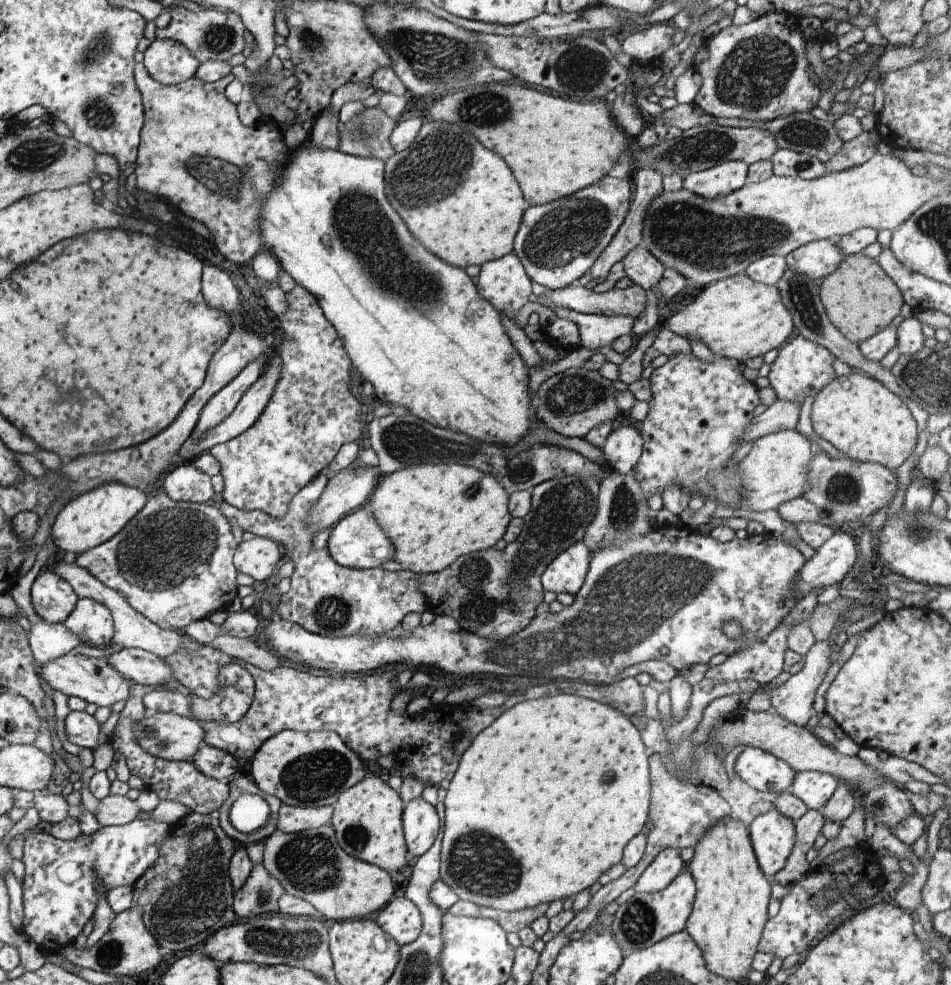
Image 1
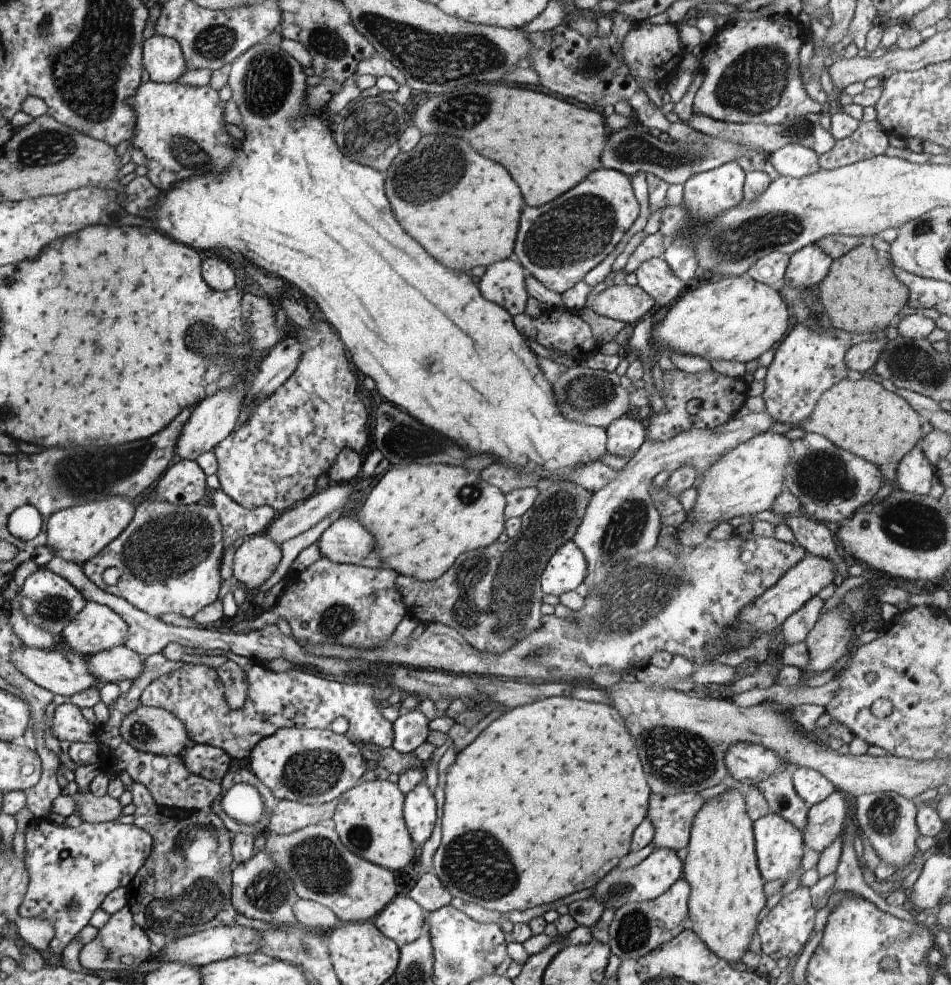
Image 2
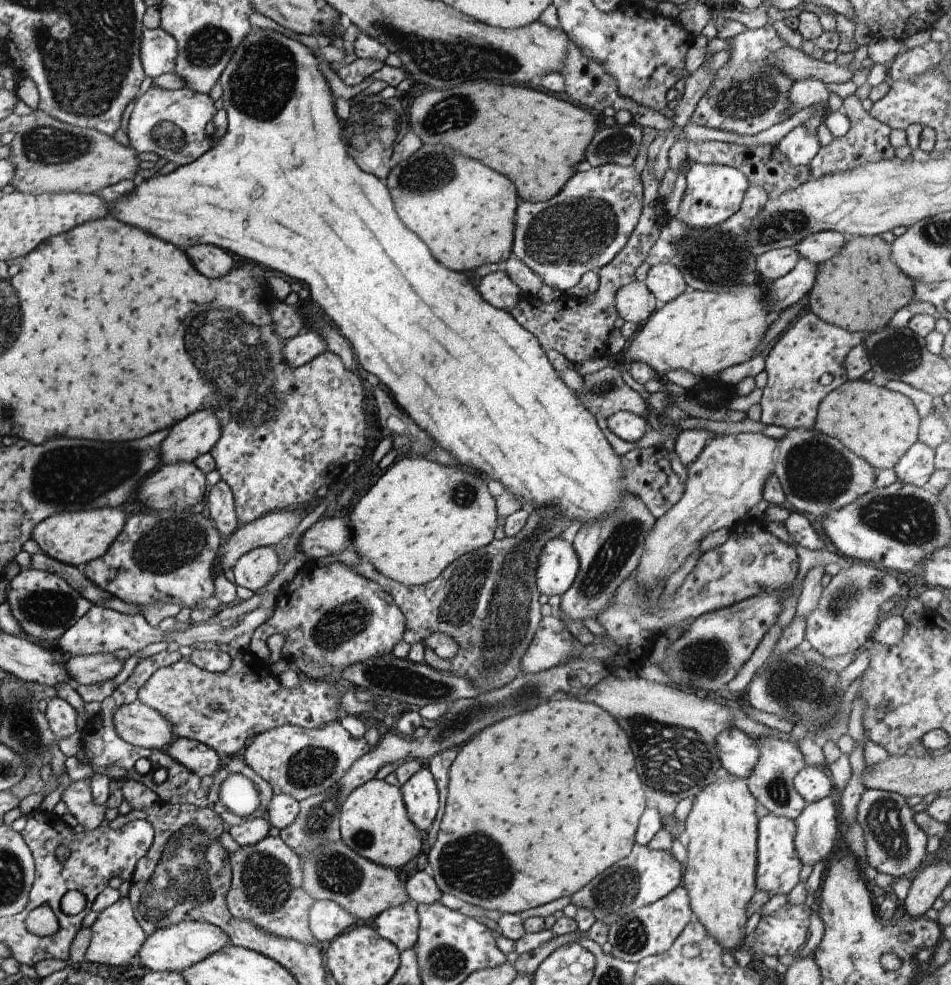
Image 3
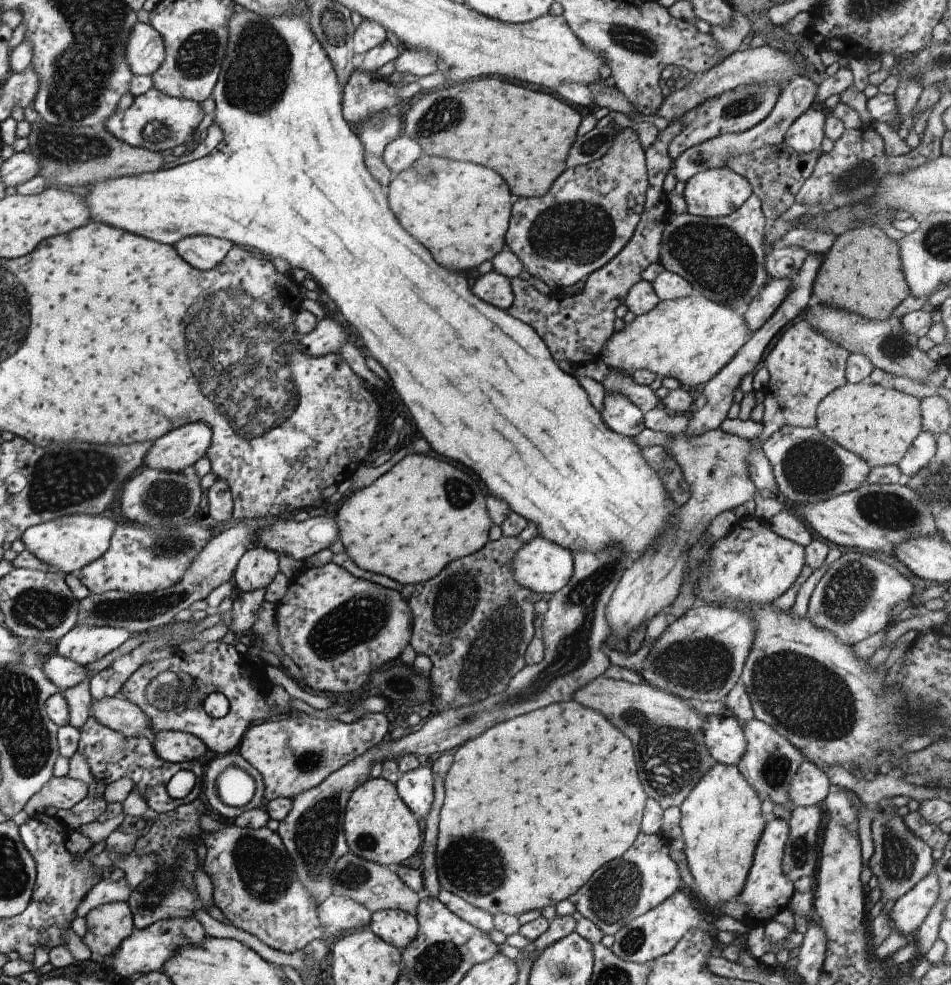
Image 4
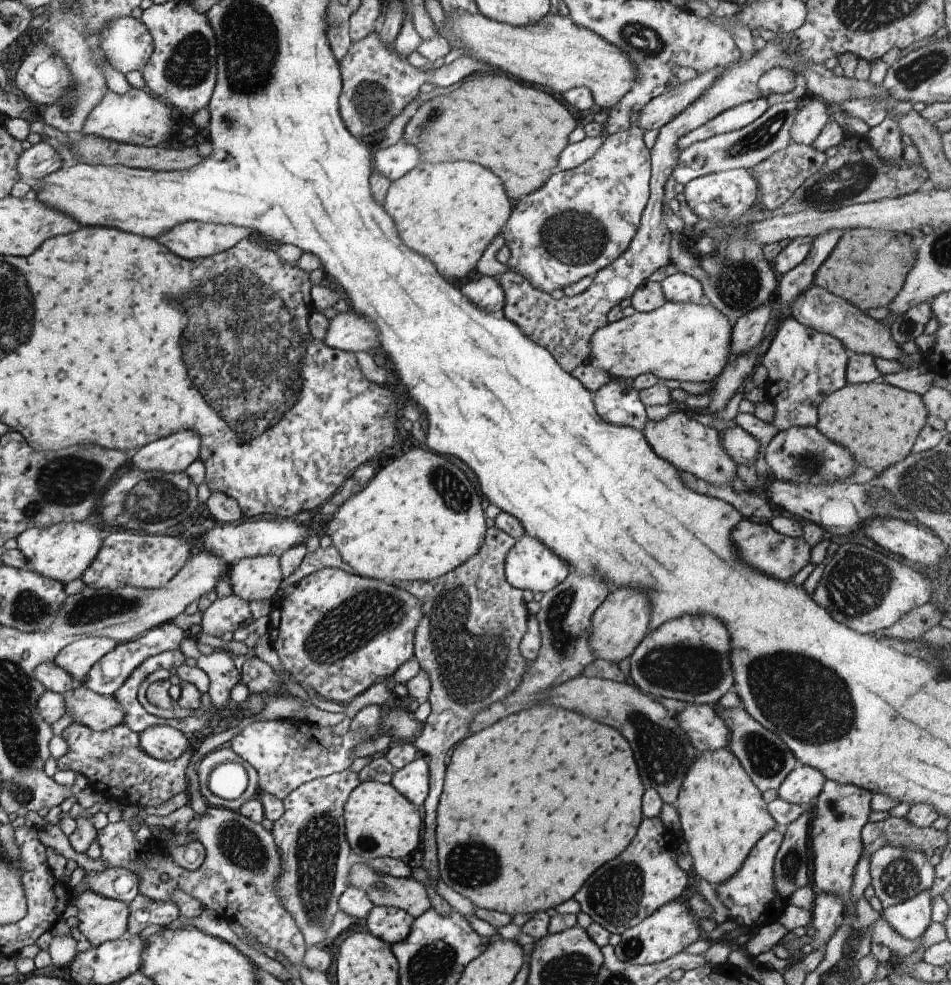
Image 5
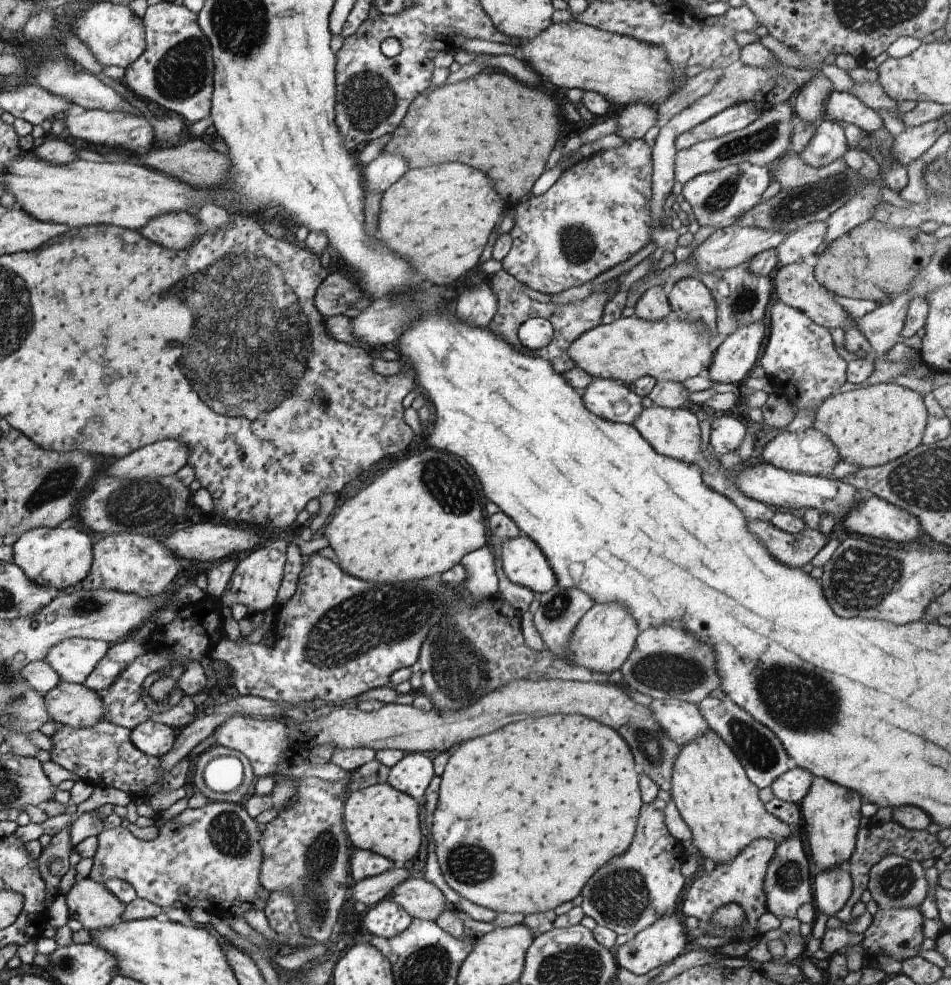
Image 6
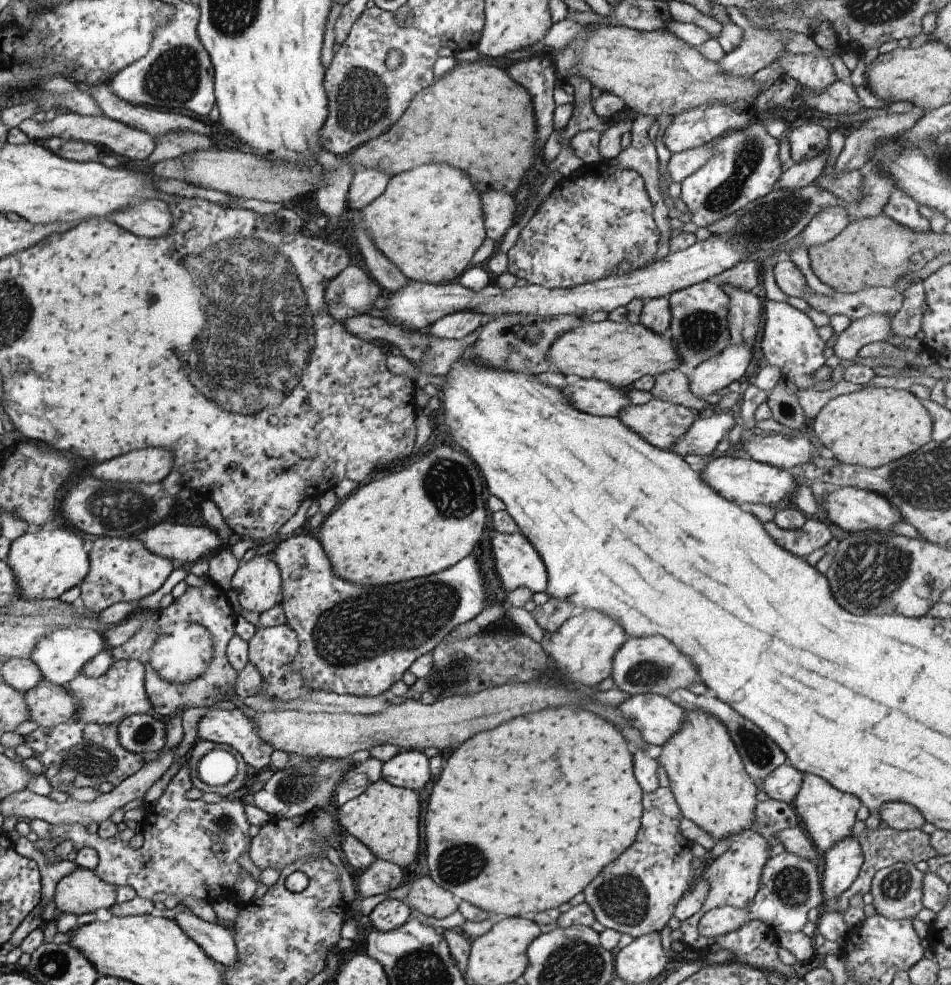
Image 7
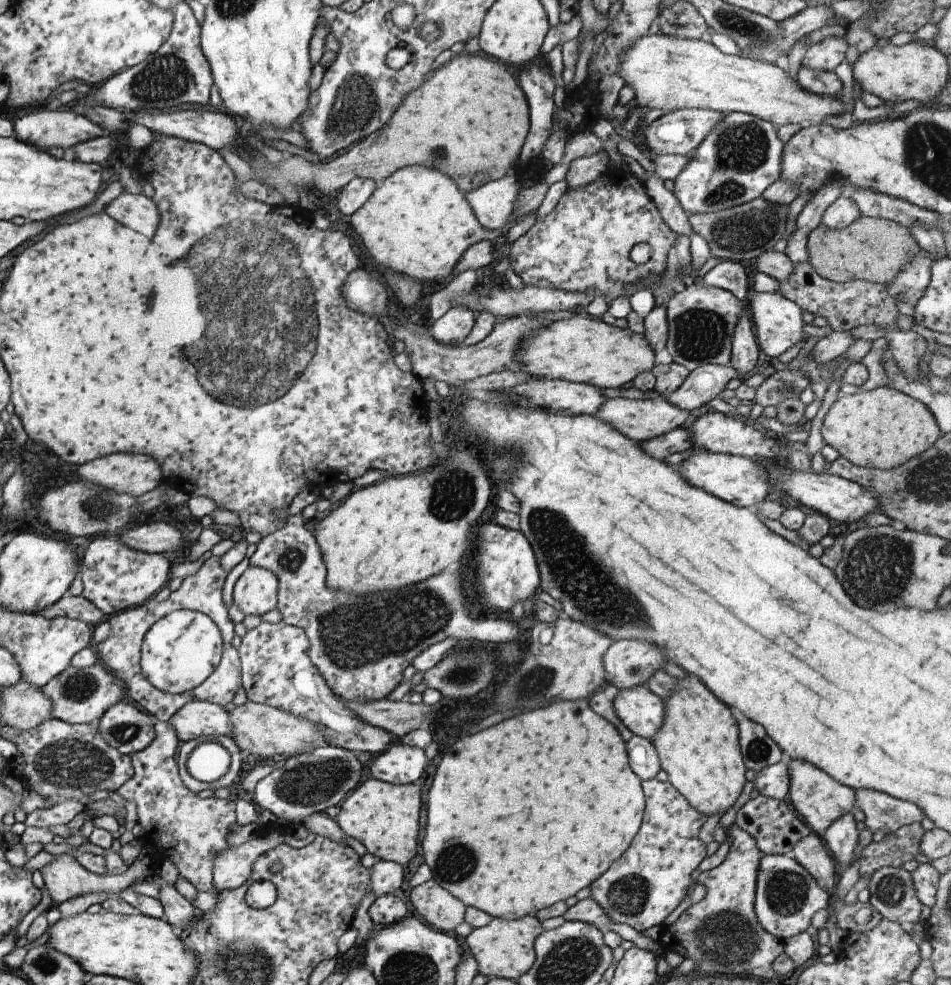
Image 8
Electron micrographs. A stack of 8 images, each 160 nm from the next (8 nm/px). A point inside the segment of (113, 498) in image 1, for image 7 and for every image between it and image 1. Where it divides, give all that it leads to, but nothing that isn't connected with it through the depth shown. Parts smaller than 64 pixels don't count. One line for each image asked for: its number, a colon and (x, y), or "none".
2: (77, 534)
3: (76, 538)
4: (67, 544)
5: (64, 551)
6: (59, 557)
7: (46, 563)

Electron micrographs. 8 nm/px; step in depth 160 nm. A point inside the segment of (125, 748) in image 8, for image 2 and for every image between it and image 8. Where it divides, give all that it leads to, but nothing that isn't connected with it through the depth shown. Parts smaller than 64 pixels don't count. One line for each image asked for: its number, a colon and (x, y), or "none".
2: (212, 763)
3: (195, 756)
4: (173, 746)
5: (162, 742)
6: (156, 739)
7: (143, 734)

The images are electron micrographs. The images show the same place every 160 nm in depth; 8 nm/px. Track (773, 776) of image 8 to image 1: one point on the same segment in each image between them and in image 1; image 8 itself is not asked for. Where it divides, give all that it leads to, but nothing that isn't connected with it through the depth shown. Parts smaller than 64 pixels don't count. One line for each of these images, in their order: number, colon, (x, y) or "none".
1: (813, 788)
2: (811, 785)
3: (812, 783)
4: (809, 786)
5: (804, 783)
6: (792, 786)
7: (783, 783)

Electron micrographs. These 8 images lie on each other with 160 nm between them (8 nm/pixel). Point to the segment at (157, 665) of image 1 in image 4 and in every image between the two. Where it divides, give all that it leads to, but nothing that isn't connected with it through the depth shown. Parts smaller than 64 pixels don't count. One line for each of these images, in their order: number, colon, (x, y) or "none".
2: (119, 663)
3: (85, 669)
4: (64, 673)

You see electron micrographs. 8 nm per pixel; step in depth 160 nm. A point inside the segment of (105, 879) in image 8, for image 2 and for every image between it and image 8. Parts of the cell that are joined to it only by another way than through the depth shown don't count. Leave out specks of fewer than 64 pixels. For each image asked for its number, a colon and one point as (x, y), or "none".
2: (121, 944)
3: (117, 936)
4: (108, 925)
5: (101, 919)
6: (91, 903)
7: (81, 891)

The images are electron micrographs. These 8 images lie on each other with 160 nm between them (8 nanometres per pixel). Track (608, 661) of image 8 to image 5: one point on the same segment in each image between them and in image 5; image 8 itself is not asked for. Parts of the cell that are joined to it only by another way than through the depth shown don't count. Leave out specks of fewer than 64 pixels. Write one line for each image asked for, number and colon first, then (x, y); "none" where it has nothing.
5: (688, 658)
6: (666, 664)
7: (652, 664)

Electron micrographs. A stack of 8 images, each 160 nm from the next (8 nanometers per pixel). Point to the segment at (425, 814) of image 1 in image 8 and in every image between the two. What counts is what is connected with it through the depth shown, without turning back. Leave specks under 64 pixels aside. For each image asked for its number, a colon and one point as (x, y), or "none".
2: (420, 813)
3: (420, 793)
4: (416, 787)
5: (412, 781)
6: (411, 775)
7: (409, 768)
8: (399, 764)

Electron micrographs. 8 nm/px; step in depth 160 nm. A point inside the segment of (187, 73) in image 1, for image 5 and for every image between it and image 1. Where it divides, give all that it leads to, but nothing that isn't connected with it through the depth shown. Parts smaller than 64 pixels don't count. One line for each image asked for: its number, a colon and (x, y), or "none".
2: (164, 60)
3: (159, 50)
4: (146, 49)
5: (128, 45)

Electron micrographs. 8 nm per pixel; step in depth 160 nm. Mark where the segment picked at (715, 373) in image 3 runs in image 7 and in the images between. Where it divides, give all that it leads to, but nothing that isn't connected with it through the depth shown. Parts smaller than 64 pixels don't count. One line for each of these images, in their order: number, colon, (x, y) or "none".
4: (690, 339)
5: (686, 342)
6: (671, 349)
7: (619, 353)

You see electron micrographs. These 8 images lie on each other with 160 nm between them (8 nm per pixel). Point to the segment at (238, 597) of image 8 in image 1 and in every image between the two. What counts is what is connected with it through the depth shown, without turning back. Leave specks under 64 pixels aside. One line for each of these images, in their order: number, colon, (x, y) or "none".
1: (259, 557)
2: (255, 560)
3: (254, 570)
4: (256, 569)
5: (256, 578)
6: (254, 583)
7: (258, 583)

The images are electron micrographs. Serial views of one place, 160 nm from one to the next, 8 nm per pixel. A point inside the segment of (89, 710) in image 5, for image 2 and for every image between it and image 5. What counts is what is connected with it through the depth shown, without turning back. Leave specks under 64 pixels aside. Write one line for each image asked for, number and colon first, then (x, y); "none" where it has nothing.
2: (148, 729)
3: (142, 726)
4: (117, 713)

